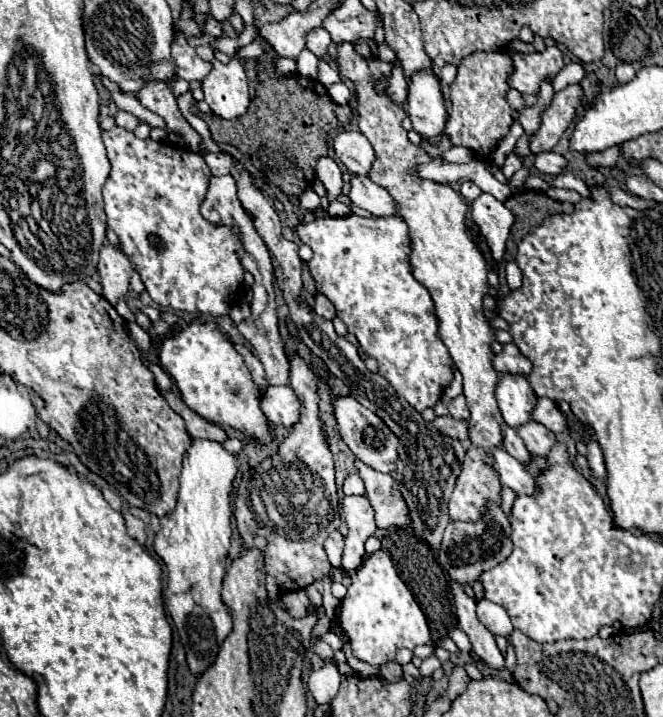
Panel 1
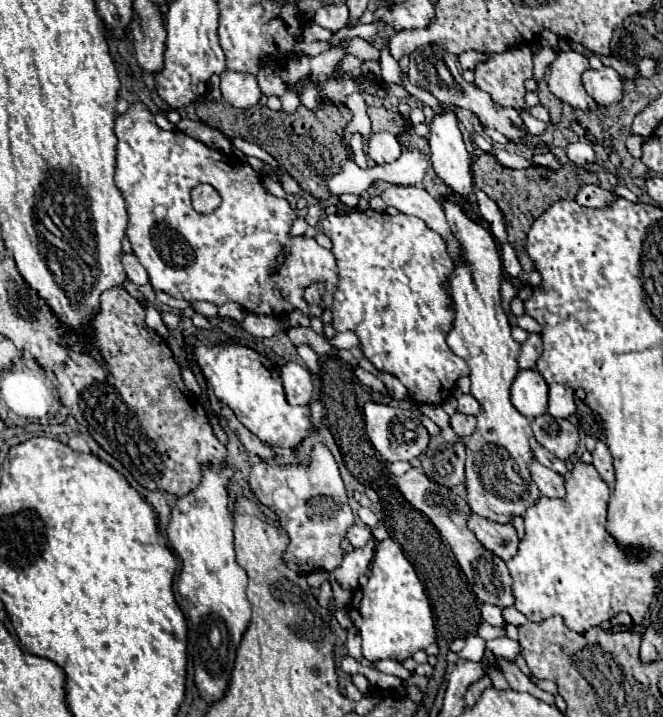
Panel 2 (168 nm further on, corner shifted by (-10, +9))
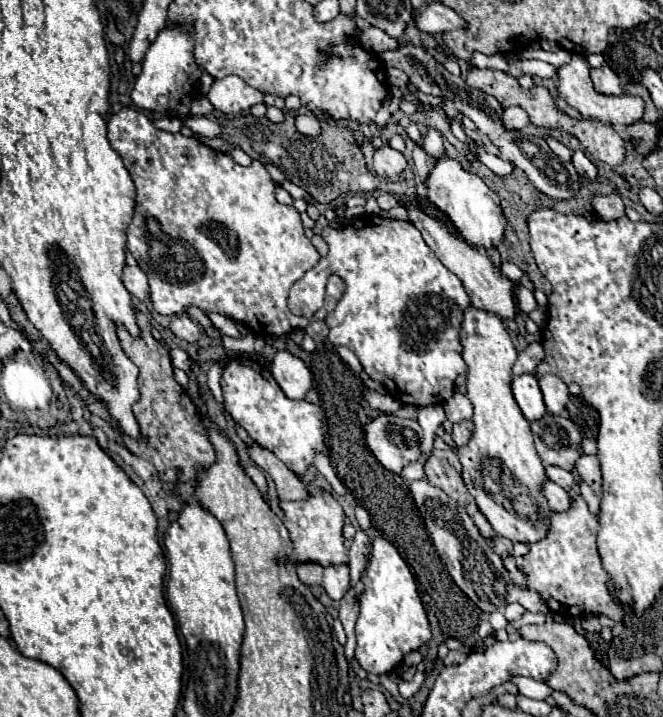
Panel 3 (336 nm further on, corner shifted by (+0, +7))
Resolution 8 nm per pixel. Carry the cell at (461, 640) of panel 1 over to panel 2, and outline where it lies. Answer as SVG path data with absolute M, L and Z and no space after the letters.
M499 637L499 639L487 641L485 649L489 649L497 657L507 657L507 659L515 659L517 653L521 651L519 643L513 641L513 639L509 639L509 637Z

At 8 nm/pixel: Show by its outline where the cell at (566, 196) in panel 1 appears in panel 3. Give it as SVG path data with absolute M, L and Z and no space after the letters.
M615 193L593 197L593 207L595 207L597 217L603 219L603 221L613 221L613 219L625 217L623 199L619 195L615 195Z

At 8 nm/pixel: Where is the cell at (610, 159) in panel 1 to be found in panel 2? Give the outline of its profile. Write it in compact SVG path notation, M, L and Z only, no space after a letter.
M631 135L627 141L625 141L625 147L629 151L631 157L639 159L641 157L641 145L647 141L647 137L639 137L639 135Z

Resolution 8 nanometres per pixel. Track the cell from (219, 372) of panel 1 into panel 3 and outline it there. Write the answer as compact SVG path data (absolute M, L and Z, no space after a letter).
M233 359L221 377L227 413L253 437L261 447L275 453L291 471L303 475L315 461L317 453L329 455L325 445L325 415L319 405L289 399L271 373L255 361Z

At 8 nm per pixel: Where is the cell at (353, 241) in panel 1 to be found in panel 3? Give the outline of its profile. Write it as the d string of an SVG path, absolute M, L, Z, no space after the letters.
M365 215L347 229L325 227L321 237L329 245L329 255L311 271L329 271L341 275L347 283L343 299L325 317L329 343L335 347L349 347L359 357L365 373L383 383L393 399L415 407L445 403L453 395L457 375L467 371L461 359L459 331L465 307L471 305L471 299L461 279L435 257L421 233L409 221Z

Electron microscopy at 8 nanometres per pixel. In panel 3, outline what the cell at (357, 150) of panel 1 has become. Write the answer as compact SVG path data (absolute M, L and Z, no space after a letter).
M385 145L385 147L377 149L377 153L373 157L373 167L379 177L397 177L407 169L407 159L403 157L403 153Z

